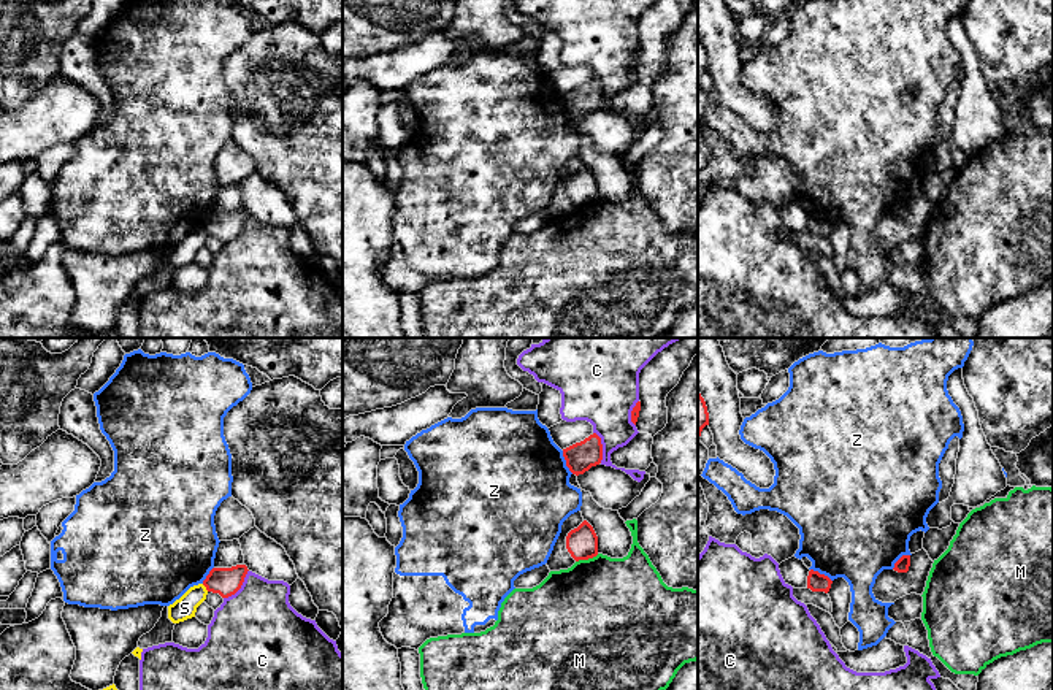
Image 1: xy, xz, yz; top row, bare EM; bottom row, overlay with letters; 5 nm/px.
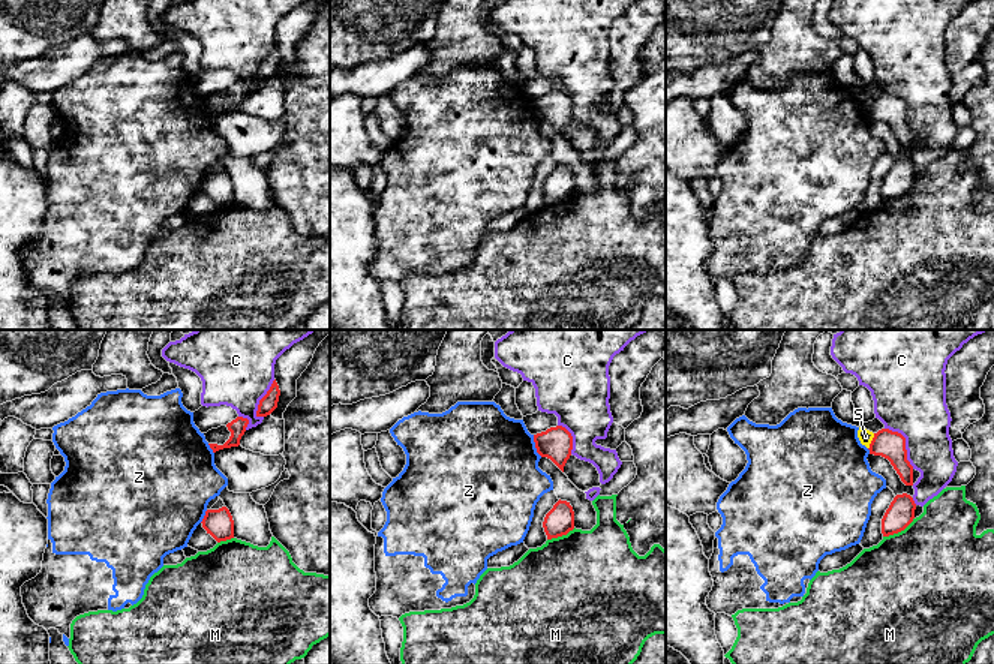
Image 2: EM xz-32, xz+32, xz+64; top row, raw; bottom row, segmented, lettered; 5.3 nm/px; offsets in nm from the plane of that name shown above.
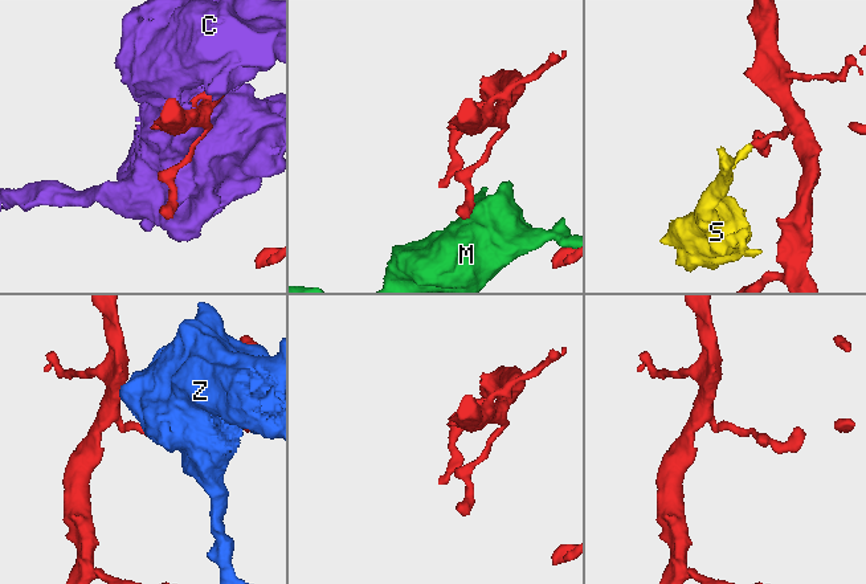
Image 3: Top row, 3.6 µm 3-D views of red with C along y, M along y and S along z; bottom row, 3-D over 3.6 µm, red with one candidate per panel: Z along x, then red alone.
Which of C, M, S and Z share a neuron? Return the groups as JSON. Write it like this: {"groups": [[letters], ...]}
{"groups": [["C"], ["M"], ["S"], ["Z"]]}

